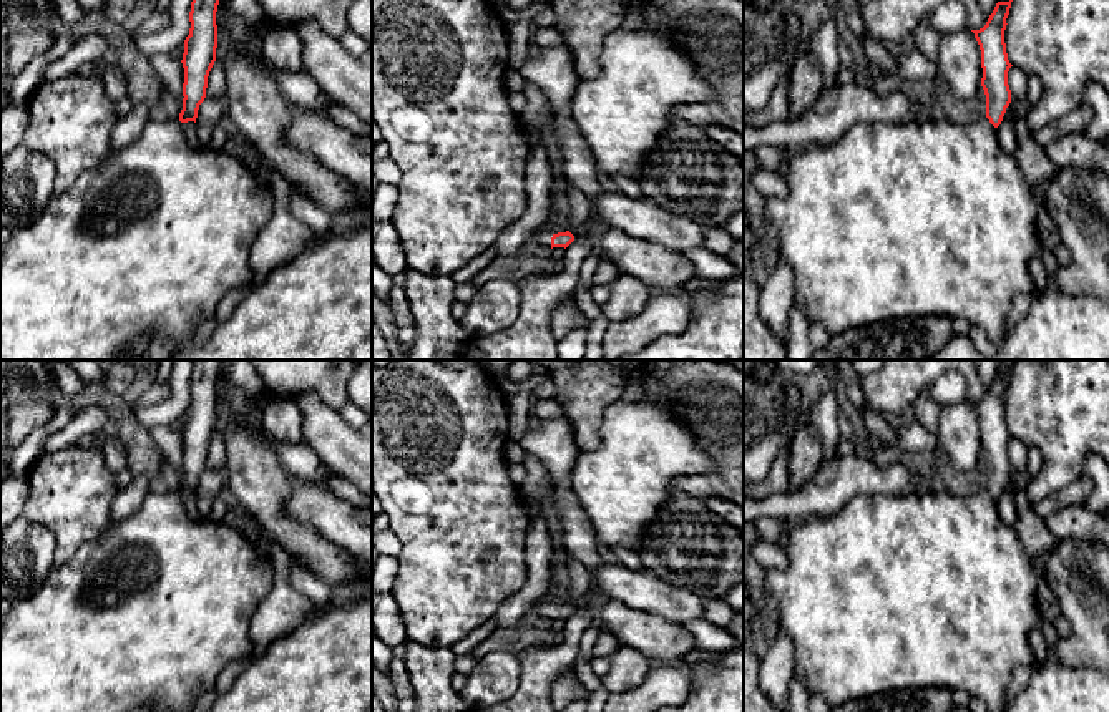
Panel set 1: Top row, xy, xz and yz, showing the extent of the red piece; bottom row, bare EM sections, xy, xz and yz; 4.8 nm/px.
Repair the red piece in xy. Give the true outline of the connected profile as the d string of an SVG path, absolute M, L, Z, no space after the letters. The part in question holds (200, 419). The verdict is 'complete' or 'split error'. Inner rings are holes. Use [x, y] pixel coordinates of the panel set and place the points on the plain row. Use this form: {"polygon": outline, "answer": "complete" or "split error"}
{"polygon": "M193 360L179 488L151 491L131 516L83 543L28 599L13 602L0 617L0 712L194 712L203 692L214 685L227 664L254 654L251 621L272 589L272 563L222 519L193 519L183 501L184 495L196 495L206 470L216 433L221 362Z", "answer": "split error"}

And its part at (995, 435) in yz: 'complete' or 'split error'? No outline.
split error

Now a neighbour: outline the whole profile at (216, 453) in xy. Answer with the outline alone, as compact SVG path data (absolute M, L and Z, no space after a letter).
M214 433L209 448L208 448L208 460L206 468L217 470L227 465L227 451L224 446L224 440L221 433Z

